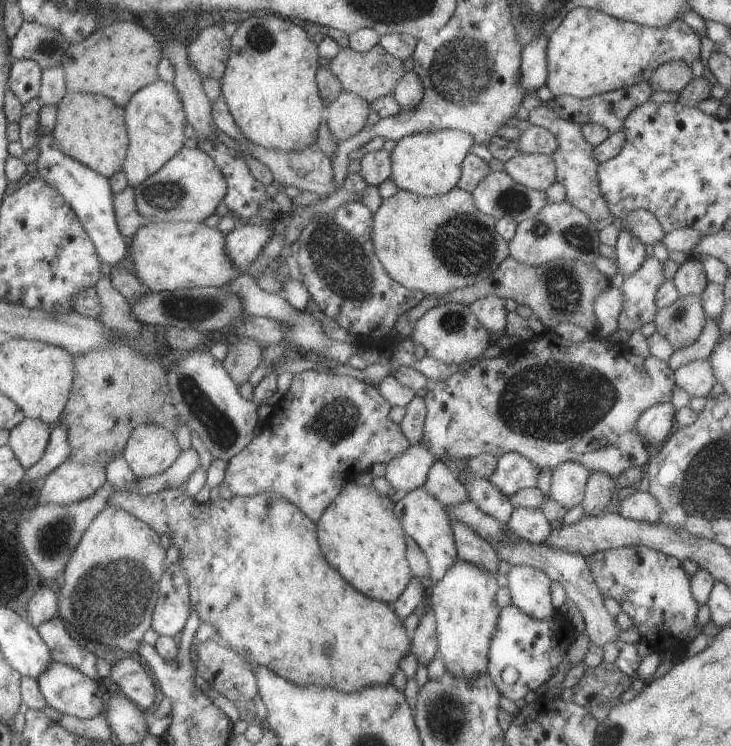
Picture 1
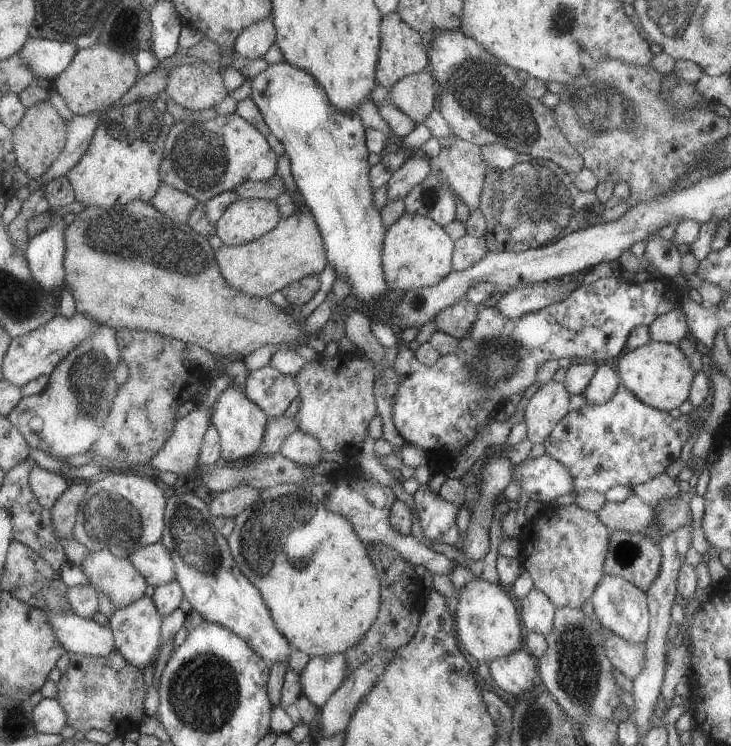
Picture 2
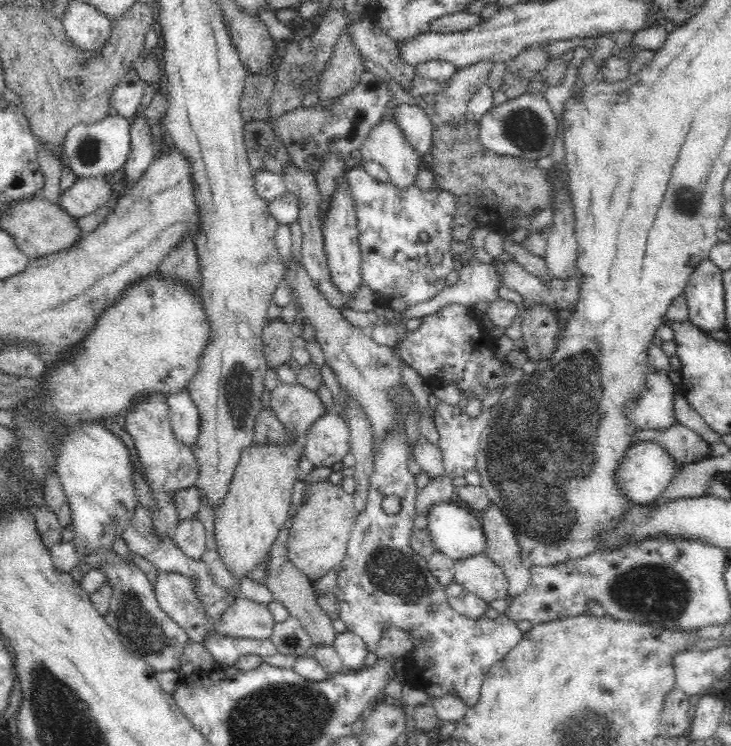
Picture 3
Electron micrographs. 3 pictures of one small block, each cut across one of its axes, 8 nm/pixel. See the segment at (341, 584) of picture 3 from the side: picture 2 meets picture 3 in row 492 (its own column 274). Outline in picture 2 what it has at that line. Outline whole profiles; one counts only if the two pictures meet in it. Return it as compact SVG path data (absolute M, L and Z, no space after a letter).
M271 365L247 372L244 390L269 420L284 415L299 394L296 378L281 374Z

